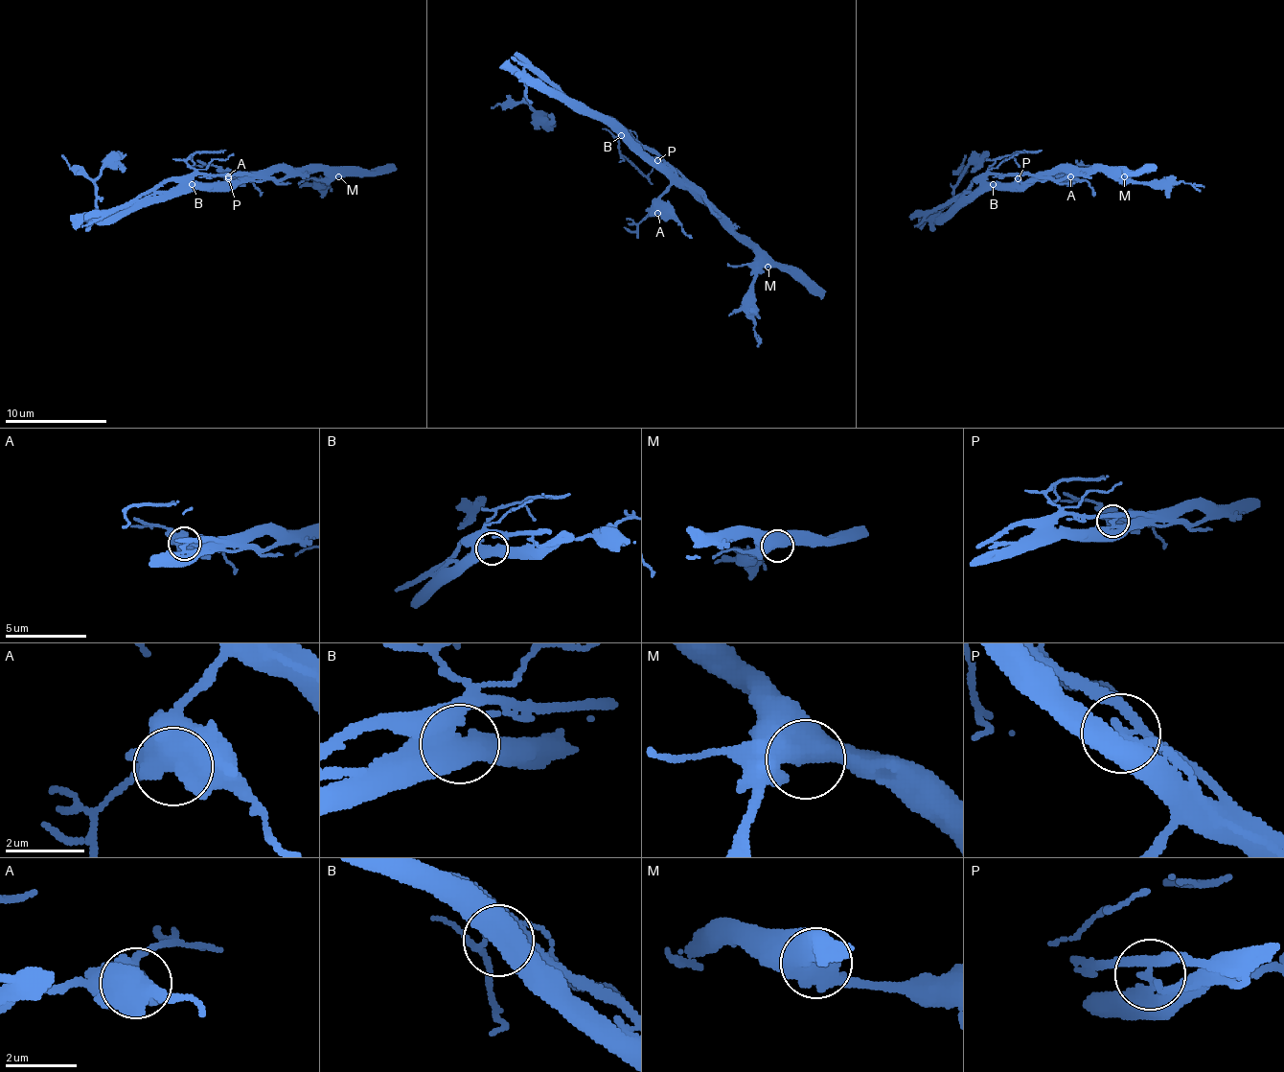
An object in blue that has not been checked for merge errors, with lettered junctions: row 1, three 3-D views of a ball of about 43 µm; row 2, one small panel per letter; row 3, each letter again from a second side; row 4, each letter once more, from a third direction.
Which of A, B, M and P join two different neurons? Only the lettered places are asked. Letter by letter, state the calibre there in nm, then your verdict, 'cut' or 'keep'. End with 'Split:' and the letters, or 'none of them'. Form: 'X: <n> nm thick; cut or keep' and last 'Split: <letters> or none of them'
A: 600 nm thick; keep
B: 600 nm thick; cut
M: 600 nm thick; keep
P: 280 nm thick; cut
Split: B, P

